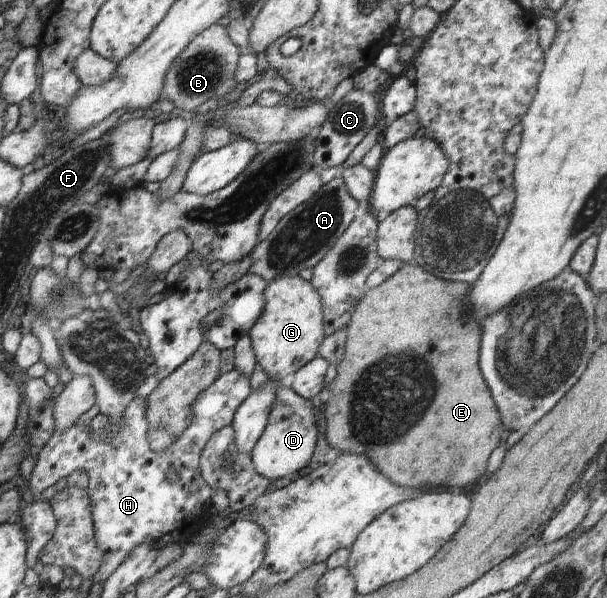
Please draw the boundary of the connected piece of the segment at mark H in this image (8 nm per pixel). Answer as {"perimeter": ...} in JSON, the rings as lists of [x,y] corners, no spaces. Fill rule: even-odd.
{"perimeter":[[[235,368],[220,375],[193,402],[193,420],[189,428],[163,452],[155,452],[149,446],[145,397],[137,396],[131,400],[123,412],[121,428],[112,425],[109,418],[98,414],[91,422],[93,436],[83,432],[76,424],[71,424],[63,431],[54,430],[38,454],[32,474],[26,478],[33,502],[24,503],[17,517],[26,531],[25,566],[28,569],[38,569],[39,553],[53,538],[57,526],[49,501],[41,500],[39,494],[71,472],[85,472],[89,476],[88,492],[95,542],[103,552],[103,564],[92,578],[95,582],[103,582],[113,575],[125,562],[125,558],[131,556],[129,552],[139,544],[150,544],[158,550],[173,542],[191,542],[197,532],[209,525],[208,516],[212,513],[211,497],[214,494],[201,478],[201,452],[213,433],[232,424],[235,411],[251,392],[249,380],[250,376],[241,374],[241,370]],[[169,470],[175,470],[179,480],[169,482]]]}

